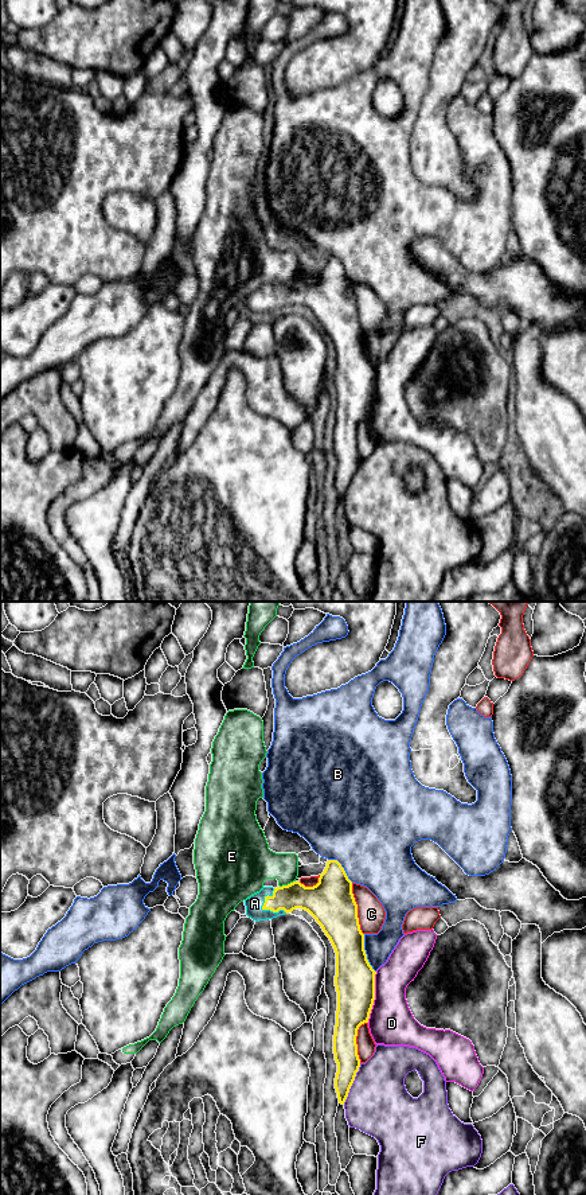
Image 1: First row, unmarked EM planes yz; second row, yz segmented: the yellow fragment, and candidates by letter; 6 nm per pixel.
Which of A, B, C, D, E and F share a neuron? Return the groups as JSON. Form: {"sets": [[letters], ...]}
{"sets": [["A"], ["B"], ["C"], ["D"], ["E"], ["F"]]}

